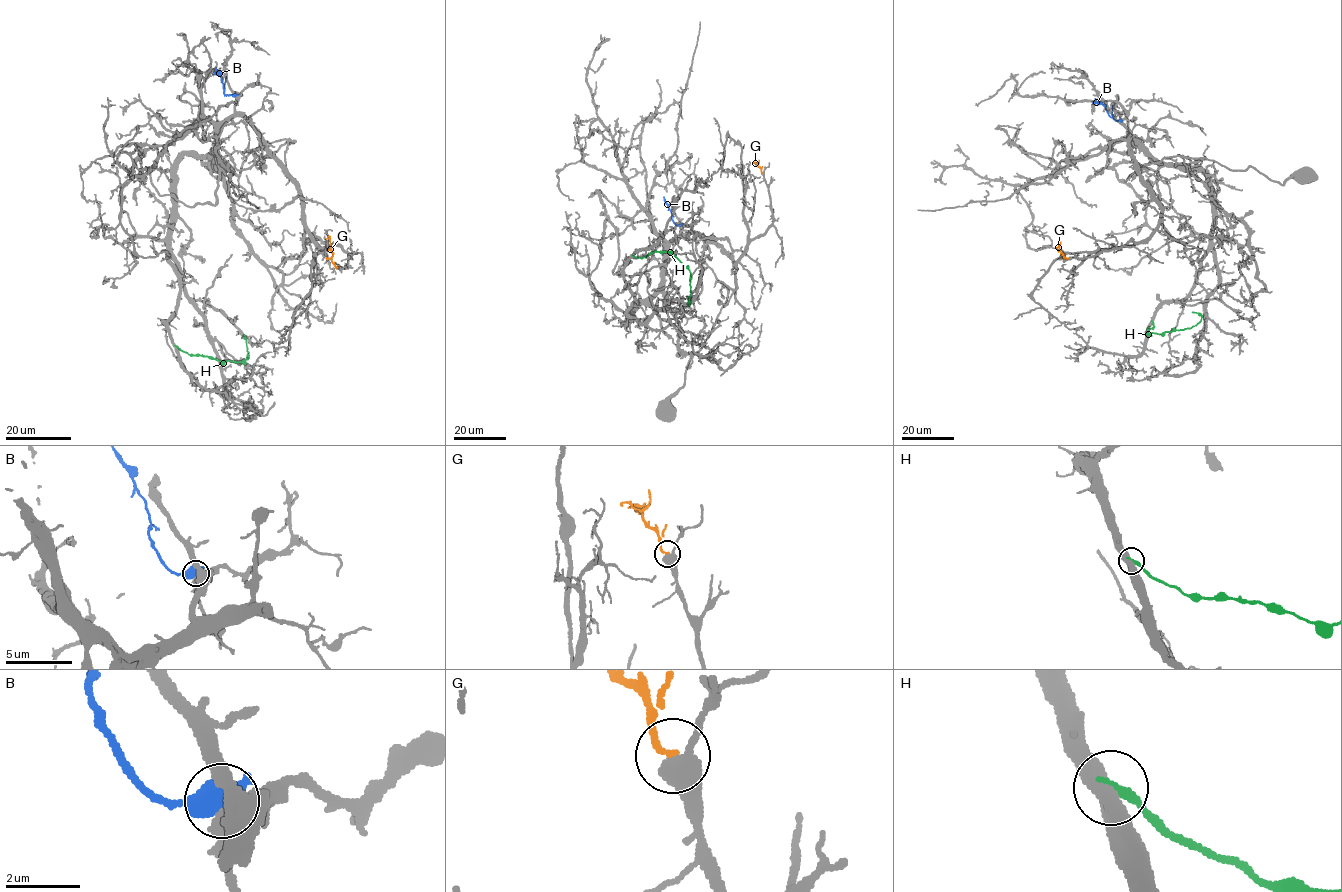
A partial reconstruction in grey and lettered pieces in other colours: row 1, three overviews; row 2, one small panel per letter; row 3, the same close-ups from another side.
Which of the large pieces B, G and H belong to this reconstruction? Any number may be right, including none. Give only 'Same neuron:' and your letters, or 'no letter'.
Same neuron: G

